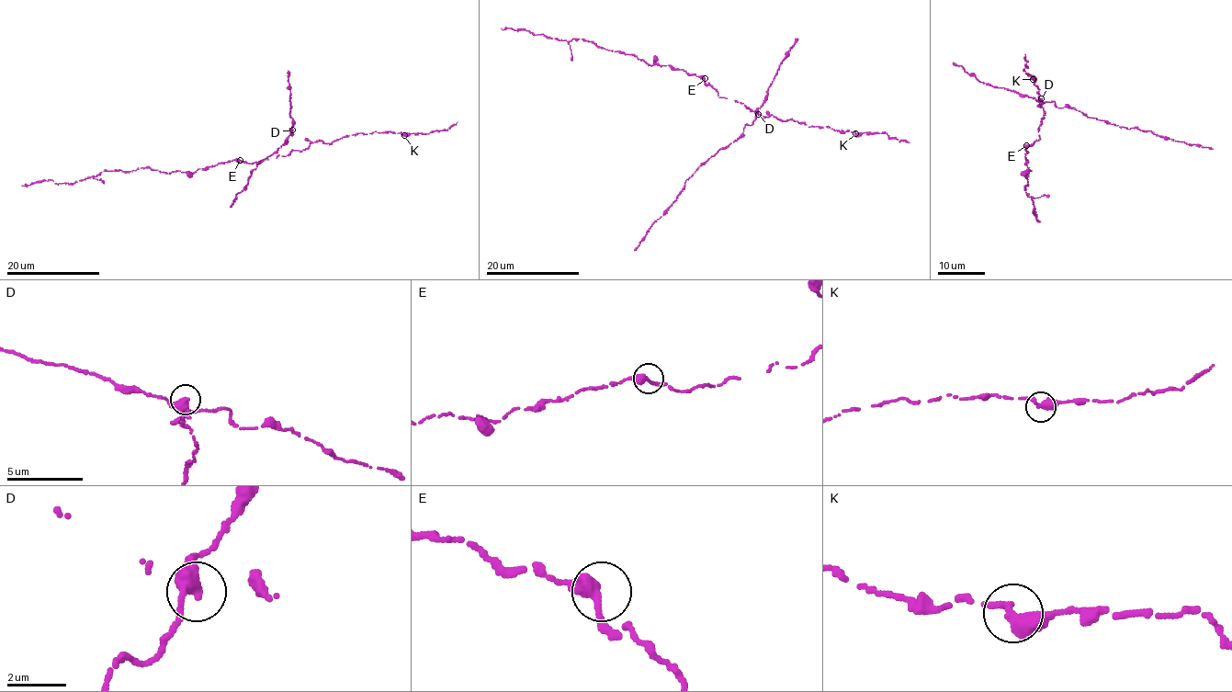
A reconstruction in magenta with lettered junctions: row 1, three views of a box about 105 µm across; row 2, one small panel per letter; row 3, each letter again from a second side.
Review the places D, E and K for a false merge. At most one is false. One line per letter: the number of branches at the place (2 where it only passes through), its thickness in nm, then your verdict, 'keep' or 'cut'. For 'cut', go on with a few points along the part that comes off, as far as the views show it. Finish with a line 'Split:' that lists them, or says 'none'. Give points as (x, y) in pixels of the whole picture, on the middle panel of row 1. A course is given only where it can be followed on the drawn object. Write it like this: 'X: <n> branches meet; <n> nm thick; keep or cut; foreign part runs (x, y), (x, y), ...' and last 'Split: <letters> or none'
D: 2 branches meet; 400 nm thick; keep
E: 2 branches meet; 400 nm thick; keep
K: 2 branches meet; 400 nm thick; keep
Split: none

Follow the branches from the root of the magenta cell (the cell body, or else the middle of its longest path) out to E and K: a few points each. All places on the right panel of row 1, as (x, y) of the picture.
E: (1039, 136), (1040, 139), (1033, 145), (1026, 145)
K: (1039, 136), (1045, 113), (1039, 107), (1043, 103), (1038, 98), (1040, 89), (1033, 79)

